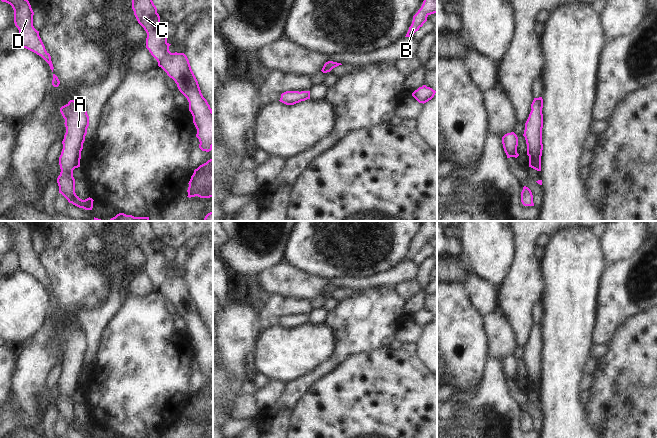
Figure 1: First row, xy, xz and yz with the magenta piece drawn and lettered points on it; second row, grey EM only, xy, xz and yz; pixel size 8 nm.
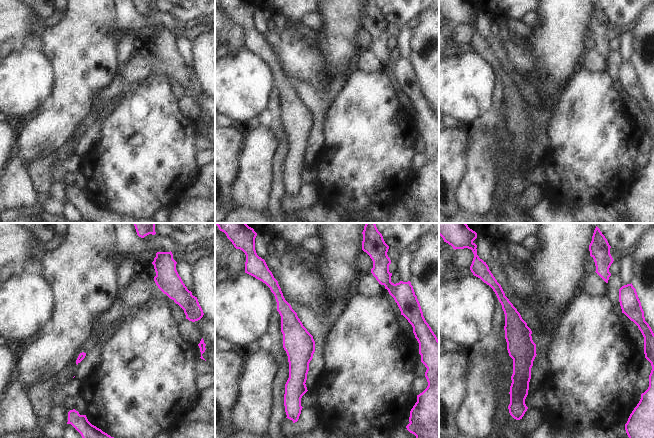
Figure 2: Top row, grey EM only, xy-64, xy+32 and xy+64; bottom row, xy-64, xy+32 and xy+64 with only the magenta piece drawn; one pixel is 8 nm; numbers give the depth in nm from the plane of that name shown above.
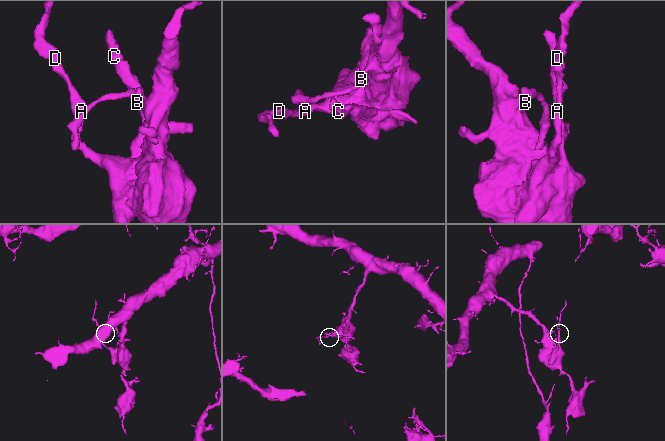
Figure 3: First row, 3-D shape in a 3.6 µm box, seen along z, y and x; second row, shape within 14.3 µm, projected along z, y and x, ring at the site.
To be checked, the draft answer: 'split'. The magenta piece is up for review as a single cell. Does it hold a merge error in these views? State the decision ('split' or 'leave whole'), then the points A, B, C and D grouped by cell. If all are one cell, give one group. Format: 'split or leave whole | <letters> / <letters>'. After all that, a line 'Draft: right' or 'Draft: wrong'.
leave whole | A B C D
Draft: wrong

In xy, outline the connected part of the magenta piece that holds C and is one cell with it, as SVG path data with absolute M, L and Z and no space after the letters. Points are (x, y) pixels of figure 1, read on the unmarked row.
M131 221L131 223L134 239L138 247L147 257L146 272L157 284L158 290L175 305L179 315L187 322L189 335L193 340L193 347L197 353L196 361L200 366L199 372L202 375L211 375L213 371L213 335L201 317L198 305L191 293L187 280L184 277L171 277L169 275L171 268L167 266L167 258L164 249L160 246L160 240L157 237L157 232L152 225L152 221Z

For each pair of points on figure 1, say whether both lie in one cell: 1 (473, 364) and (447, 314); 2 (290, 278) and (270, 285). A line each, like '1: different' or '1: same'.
1: same
2: same

